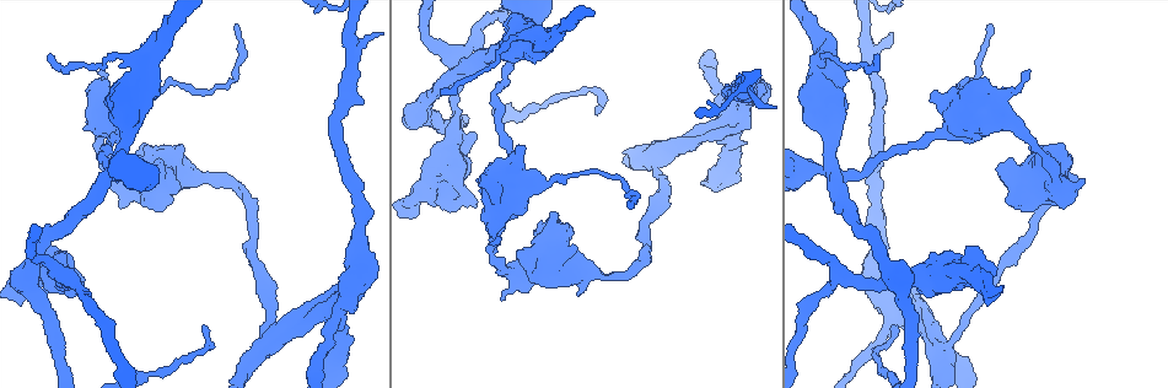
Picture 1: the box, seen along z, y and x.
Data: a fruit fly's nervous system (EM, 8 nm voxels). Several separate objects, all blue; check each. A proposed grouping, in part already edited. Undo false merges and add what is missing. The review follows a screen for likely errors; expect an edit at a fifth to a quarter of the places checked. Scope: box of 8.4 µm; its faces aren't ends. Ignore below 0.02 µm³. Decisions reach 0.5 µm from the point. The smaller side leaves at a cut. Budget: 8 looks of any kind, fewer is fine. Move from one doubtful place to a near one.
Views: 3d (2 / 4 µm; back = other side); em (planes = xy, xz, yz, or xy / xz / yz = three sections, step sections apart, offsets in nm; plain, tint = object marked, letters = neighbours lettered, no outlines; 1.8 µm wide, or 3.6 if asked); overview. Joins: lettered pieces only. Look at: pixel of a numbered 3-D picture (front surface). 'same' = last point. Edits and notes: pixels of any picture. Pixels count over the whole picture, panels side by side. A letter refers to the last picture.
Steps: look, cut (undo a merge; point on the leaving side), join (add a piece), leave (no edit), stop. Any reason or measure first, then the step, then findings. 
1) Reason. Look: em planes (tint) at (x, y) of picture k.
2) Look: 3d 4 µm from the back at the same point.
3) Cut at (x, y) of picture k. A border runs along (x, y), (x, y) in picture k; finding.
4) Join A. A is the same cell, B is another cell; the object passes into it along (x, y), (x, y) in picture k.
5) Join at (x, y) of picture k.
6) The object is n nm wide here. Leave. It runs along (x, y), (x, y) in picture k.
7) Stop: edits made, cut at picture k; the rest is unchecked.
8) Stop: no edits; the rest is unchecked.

Four arms meet. Look: em 3.6 µm planes (letters) at (324, 311) of picture 1.

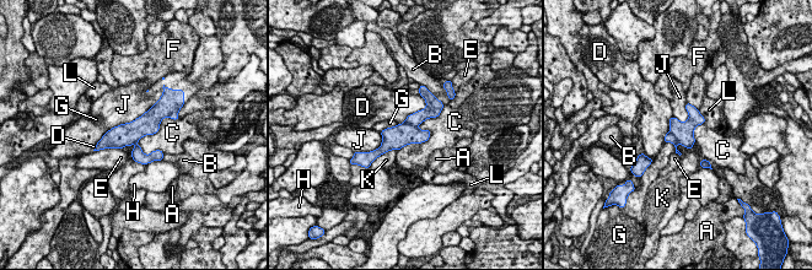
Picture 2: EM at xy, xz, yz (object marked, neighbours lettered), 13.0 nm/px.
The object is 300 nm wide here. Leave. A, B, C, D, E, F, G, H, J, K and L are other cells; a border runs along (397, 123), (380, 131) in picture 2; one cell here.

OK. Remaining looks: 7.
Four-way junction. Look: 3d 4 µm at (834, 175) of picture 1.

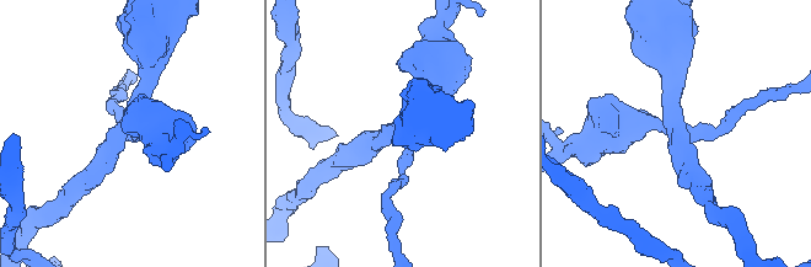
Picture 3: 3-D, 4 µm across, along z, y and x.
4 arms meet here; shape alone is not enough. Look: em planes (letters) at (682, 132) of picture 3.

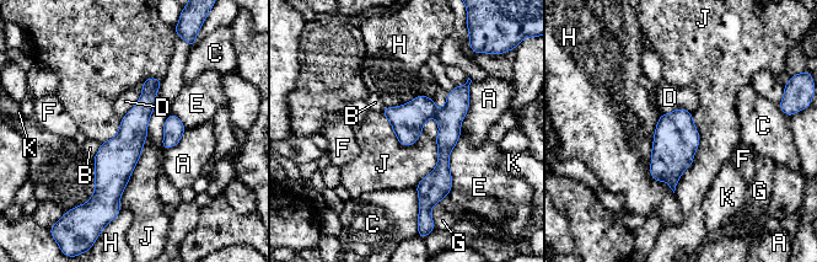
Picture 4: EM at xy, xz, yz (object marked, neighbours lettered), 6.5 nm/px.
The object is 220 nm wide here. Cut at (407, 121) of picture 4. A, B, C, D, E, F, G, H, J and K are other cells; the part that leaves runs along (157, 81), (114, 161), (113, 202) in picture 4; two cells meet here.

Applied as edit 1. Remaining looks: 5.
Free end. Look: em xy step 16 (letters) at (503, 298) of picture 1.

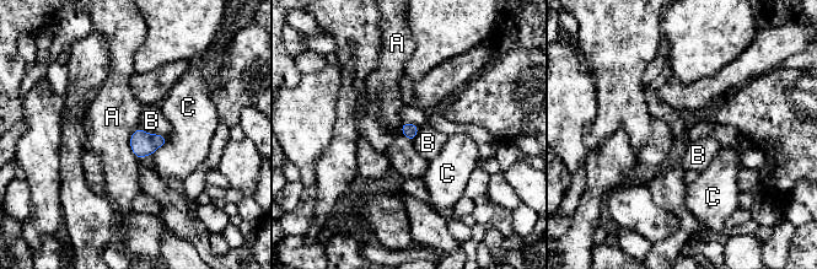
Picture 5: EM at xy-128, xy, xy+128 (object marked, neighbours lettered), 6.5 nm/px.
Another direction. Look: em xz step 8 (letters) at the same point.

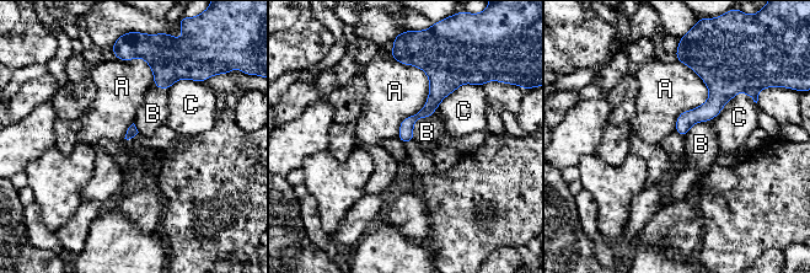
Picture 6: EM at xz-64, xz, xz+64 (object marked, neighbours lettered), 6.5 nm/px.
Leave. A, B and C are other cells; a border runs along (438, 106), (414, 123), (413, 138) in picture 6; no lettered piece goes on from it.

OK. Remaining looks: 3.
Stop: edits made, cut at picture 4; the rest is unchecked.

